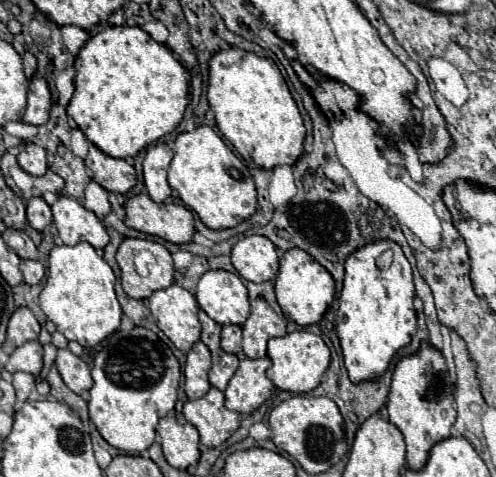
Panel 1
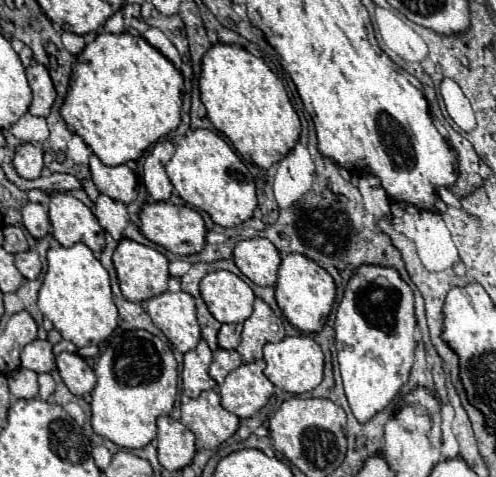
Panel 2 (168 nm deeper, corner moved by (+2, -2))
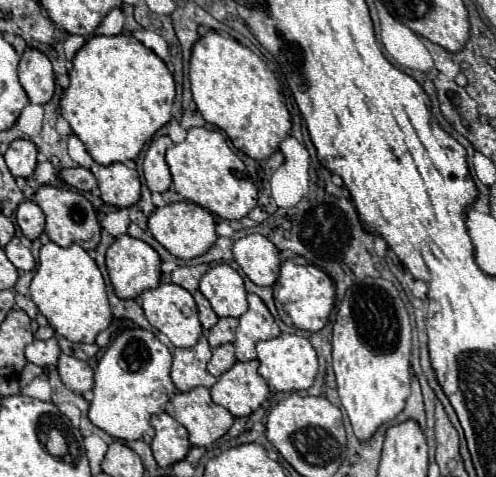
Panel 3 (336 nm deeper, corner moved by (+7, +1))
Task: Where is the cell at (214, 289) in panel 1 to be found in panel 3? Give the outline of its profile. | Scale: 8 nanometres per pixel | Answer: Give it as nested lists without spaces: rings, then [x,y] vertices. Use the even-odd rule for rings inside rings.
[[[217,265],[199,281],[201,293],[211,303],[217,317],[241,317],[247,309],[243,277],[229,265]]]

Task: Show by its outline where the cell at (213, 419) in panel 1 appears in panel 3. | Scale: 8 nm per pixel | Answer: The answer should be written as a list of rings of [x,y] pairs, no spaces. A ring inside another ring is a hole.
[[[195,387],[171,399],[175,419],[189,431],[189,441],[195,447],[205,447],[223,437],[231,425],[233,415],[211,401],[207,387]]]

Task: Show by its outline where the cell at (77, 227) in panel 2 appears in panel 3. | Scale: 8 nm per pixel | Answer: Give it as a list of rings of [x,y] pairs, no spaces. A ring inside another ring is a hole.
[[[43,185],[35,193],[35,201],[41,207],[41,211],[45,213],[45,219],[47,219],[45,233],[49,235],[49,239],[53,243],[57,243],[59,247],[69,247],[73,243],[77,243],[85,251],[91,251],[99,245],[101,227],[99,227],[99,221],[97,221],[97,213],[93,209],[93,205],[81,193],[77,193],[73,189],[65,189],[65,187]]]

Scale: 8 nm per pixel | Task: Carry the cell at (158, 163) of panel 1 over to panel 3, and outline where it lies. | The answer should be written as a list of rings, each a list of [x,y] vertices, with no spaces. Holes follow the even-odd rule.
[[[163,135],[163,137],[153,137],[145,159],[143,159],[143,175],[149,191],[163,193],[171,187],[171,173],[165,163],[165,151],[173,147],[173,141]]]

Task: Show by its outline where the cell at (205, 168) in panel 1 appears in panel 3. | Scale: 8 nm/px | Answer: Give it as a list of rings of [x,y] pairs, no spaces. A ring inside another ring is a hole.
[[[191,127],[187,139],[171,147],[165,155],[169,171],[173,175],[173,189],[187,201],[205,207],[209,213],[221,219],[243,219],[257,205],[257,189],[245,173],[245,163],[229,149],[225,137],[219,131],[203,127]]]

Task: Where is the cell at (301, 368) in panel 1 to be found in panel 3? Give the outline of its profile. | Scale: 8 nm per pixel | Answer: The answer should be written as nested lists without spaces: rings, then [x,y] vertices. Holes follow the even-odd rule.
[[[281,333],[275,339],[257,343],[257,359],[259,359],[259,375],[267,381],[269,387],[277,391],[305,391],[313,385],[317,375],[317,353],[307,337]]]

